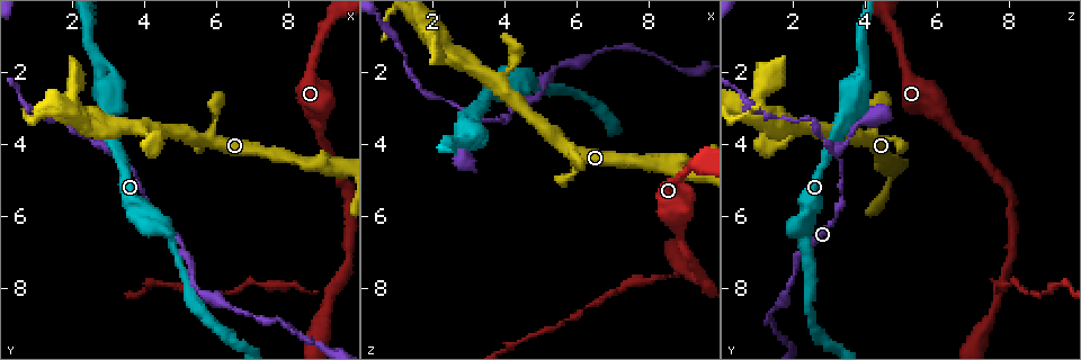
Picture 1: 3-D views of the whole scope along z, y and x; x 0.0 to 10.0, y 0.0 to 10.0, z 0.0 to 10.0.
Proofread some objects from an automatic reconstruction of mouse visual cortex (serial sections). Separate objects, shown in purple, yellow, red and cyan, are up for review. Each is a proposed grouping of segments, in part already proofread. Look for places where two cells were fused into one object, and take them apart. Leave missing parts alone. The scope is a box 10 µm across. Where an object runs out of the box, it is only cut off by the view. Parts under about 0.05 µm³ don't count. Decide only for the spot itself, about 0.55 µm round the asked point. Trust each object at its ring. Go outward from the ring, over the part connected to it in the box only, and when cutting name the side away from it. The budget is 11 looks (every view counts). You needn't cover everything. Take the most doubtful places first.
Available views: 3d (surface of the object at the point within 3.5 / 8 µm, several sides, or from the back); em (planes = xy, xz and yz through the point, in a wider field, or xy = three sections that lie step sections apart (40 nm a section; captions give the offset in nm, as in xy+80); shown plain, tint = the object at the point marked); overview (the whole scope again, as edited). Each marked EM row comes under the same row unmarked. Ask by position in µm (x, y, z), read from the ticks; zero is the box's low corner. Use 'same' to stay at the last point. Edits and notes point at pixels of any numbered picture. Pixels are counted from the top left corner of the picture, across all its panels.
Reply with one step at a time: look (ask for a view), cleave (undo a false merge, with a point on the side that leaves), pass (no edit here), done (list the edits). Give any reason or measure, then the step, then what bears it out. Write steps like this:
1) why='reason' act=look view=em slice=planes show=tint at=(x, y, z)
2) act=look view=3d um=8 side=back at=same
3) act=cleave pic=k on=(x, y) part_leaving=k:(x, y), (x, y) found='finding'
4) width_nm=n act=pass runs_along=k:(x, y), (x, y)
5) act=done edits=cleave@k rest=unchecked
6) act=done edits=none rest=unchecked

why='side arm on a straight run' act=look view=3d um=3.5 at=(3.25, 4.20, 3.30)

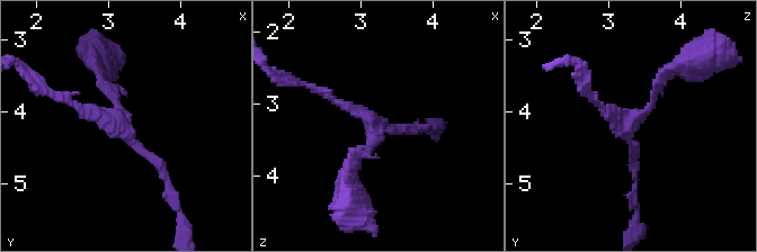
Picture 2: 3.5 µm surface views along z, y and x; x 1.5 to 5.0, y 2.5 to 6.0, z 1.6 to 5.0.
arms=3 arm_widths_nm=100,150,150 why='now the EM' act=look view=em slice=xy step=3 show=tint at=(3.15, 4.25, 3.25)

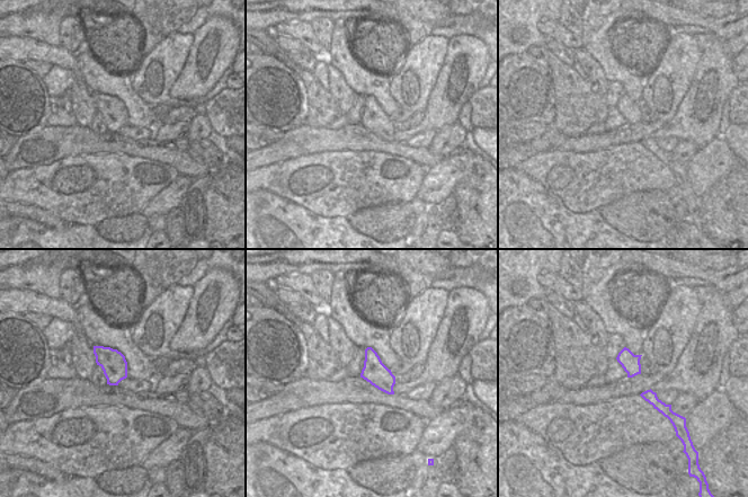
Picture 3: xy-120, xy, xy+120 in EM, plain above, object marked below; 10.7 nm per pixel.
width_nm=260 act=pass runs_along=2:(170, 188), (122, 129), (100, 73) found='continuous, no second cell'

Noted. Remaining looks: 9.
why='a narrow waist' act=look view=3d um=3.5 at=(9.10, 8.10, 7.70)

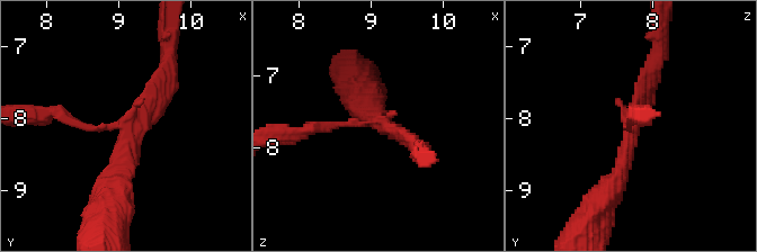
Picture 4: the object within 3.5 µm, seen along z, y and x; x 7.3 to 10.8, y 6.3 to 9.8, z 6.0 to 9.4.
arms=3 arm_widths_nm=100,250,300 act=look view=em slice=xy step=5 show=tint at=(9.15, 8.10, 7.70)

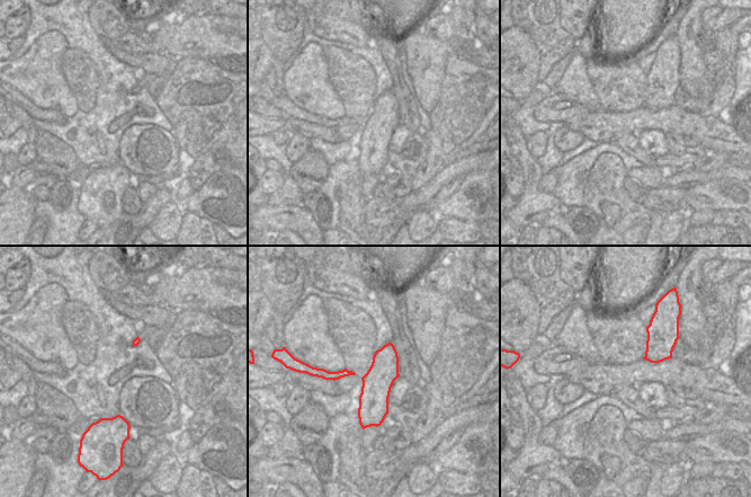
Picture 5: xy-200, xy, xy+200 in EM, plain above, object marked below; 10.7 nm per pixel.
why='another direction' act=look view=em slice=xy step=3 show=tint at=same

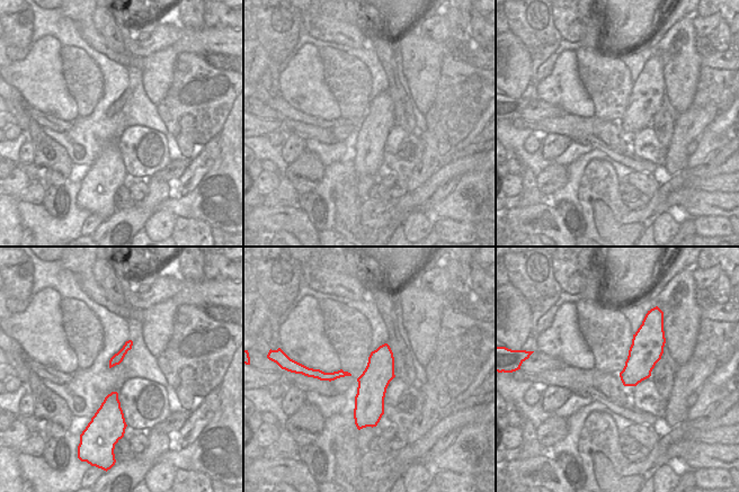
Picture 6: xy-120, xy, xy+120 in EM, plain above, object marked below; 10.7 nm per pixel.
act=cleave pic=4 on=(324, 126) part_leaving=4:(361, 123), (336, 123), (284, 134) found='two cells meet here'

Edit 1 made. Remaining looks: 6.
why='see it whole again' act=look view=overview

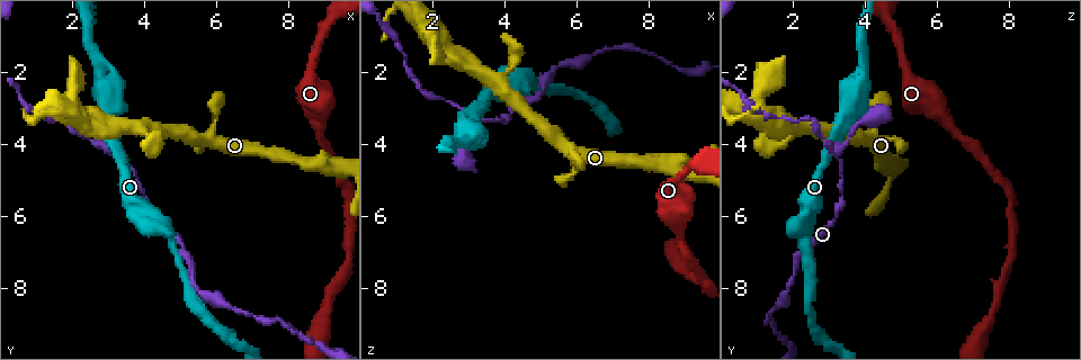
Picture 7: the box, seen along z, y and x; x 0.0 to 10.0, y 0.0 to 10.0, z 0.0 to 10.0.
why='calibre changes' act=look view=3d um=8 at=(6.00, 3.10, 4.45)

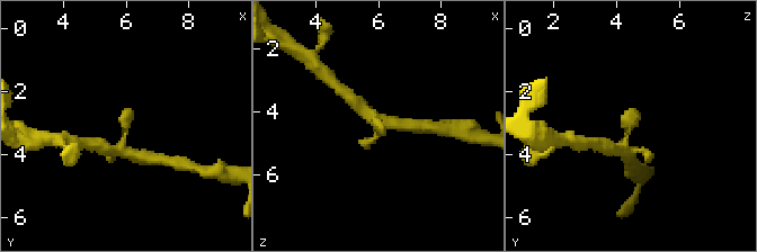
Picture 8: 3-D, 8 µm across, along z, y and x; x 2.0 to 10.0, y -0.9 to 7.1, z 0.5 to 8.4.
act=look view=3d um=3.5 at=same

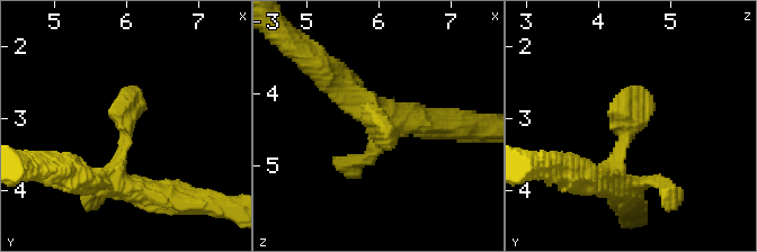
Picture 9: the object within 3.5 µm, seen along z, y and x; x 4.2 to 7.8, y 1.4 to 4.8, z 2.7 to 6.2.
act=pass runs_along=9:(620, 188), (611, 180), (629, 115), (649, 91) found='one cell here'

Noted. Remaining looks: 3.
why='calibre changes' act=look view=3d um=8 at=(7.15, 8.85, 1.30)

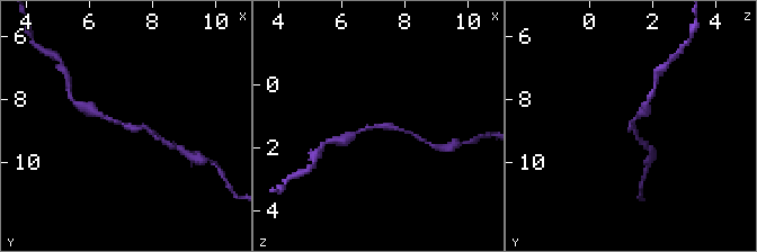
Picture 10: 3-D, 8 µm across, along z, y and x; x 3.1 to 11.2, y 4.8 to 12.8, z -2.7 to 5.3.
why='zoom in' act=look view=3d um=3.5 side=back at=same

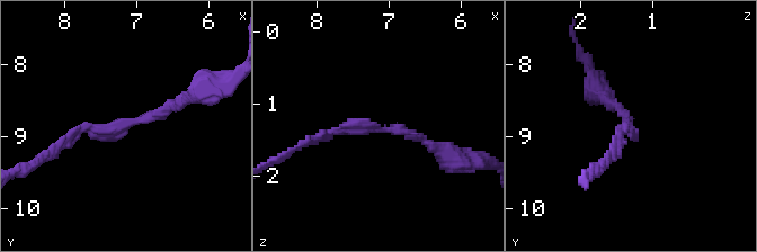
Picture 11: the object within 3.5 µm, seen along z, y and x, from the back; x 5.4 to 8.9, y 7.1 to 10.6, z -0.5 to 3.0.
act=pass runs_along=11:(189, 95), (114, 129), (82, 126), (62, 143) found='one cell here'

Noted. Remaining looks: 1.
act=done edits=cleave@4 rest=unchecked

